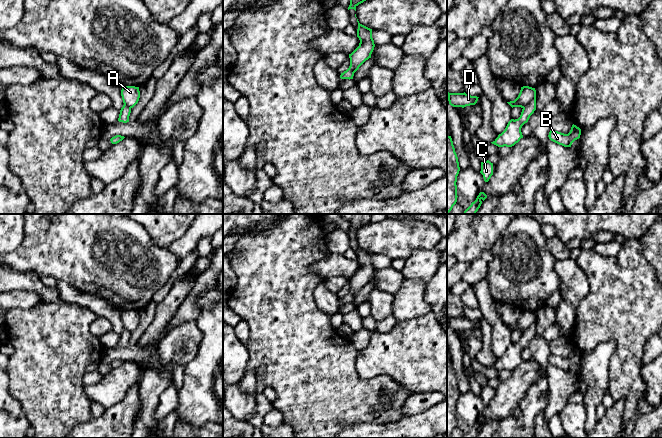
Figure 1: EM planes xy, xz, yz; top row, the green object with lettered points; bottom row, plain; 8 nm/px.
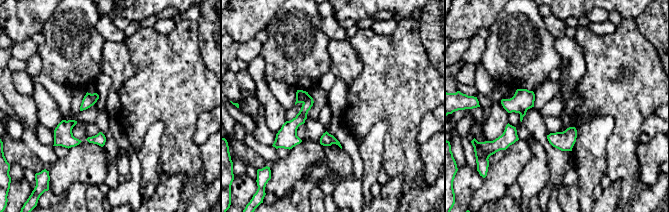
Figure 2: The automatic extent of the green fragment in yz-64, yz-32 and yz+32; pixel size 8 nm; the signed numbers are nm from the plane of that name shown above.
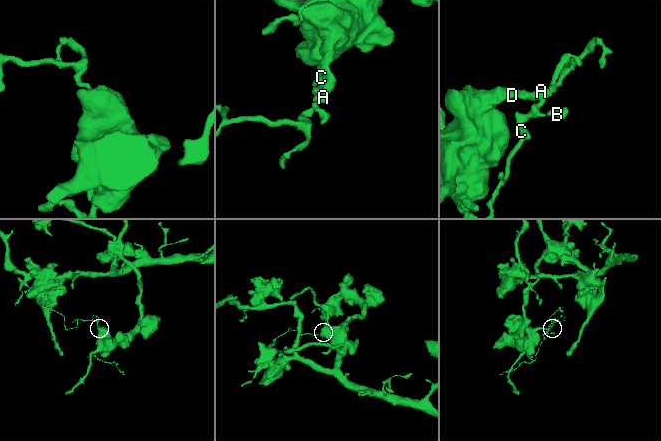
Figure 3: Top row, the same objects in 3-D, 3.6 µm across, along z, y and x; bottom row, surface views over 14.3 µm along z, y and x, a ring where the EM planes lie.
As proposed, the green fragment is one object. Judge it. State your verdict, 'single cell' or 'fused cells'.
fused cells

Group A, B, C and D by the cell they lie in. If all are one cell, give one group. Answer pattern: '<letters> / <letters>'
A D / B C

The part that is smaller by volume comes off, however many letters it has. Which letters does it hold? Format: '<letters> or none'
B, C

